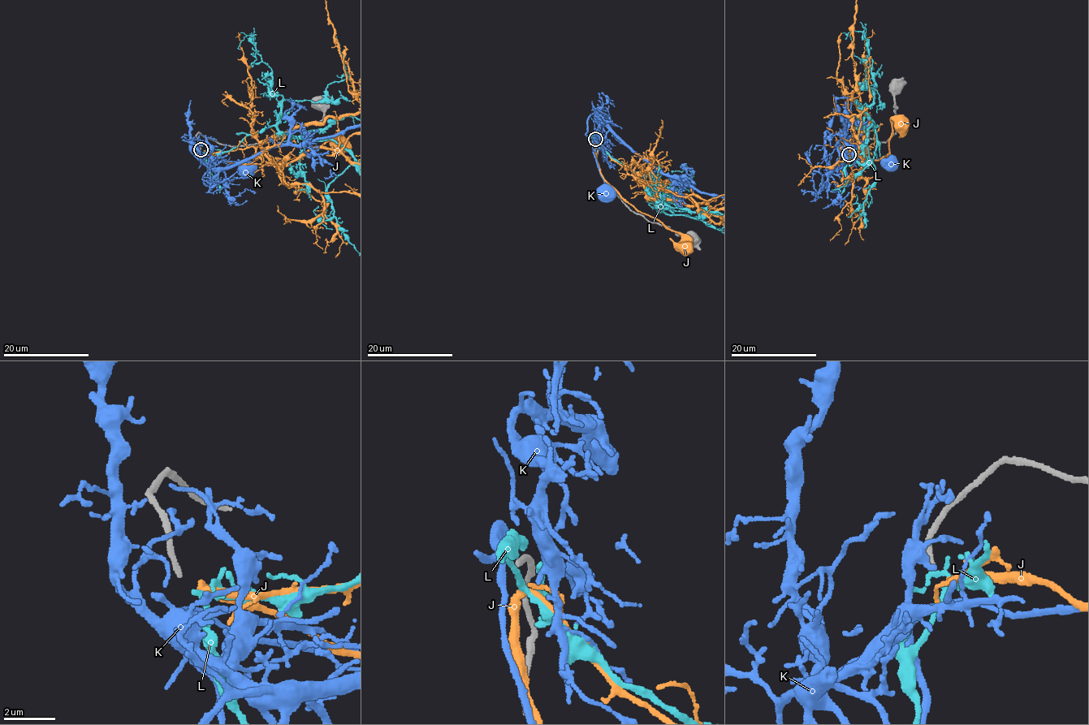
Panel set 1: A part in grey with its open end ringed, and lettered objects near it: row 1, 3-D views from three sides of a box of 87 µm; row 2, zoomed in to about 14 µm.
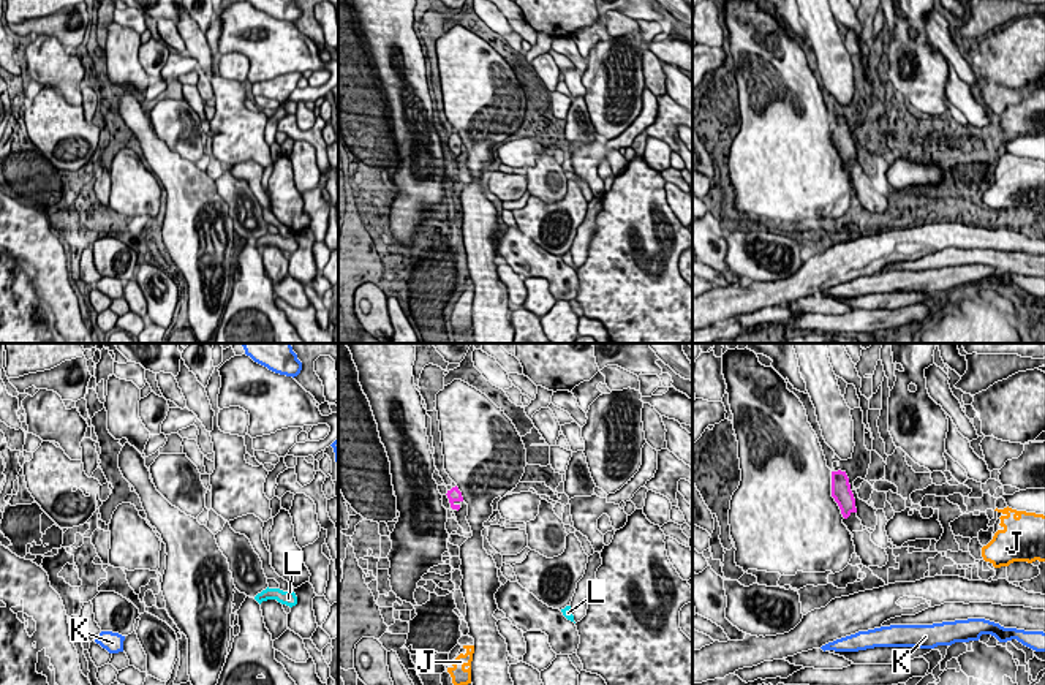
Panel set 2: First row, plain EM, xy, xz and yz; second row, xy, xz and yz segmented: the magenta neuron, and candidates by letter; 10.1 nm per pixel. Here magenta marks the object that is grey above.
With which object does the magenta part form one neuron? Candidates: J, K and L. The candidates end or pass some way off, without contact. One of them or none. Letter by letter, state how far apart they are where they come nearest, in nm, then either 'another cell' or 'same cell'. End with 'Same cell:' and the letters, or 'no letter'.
J: 1350 nm | another cell
K: 1150 nm | another cell
L: 1450 nm | same cell
Same cell: L

